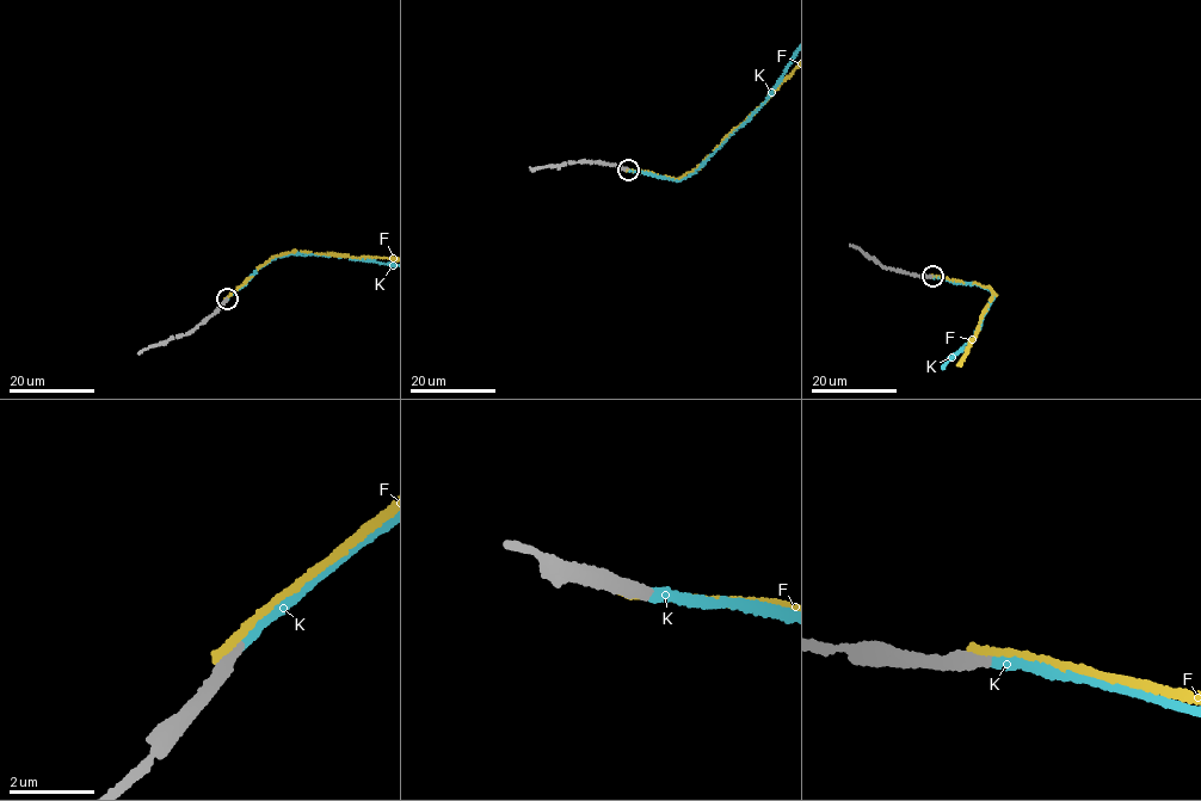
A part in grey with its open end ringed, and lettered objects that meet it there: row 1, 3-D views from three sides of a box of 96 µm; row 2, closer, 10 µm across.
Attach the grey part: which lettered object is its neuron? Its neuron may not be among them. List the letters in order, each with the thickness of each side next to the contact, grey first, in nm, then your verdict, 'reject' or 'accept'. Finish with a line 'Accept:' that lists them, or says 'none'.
F: calibres 380 and 240 nm; reject
K: calibres 280 and 200 nm; accept
Accept: K

